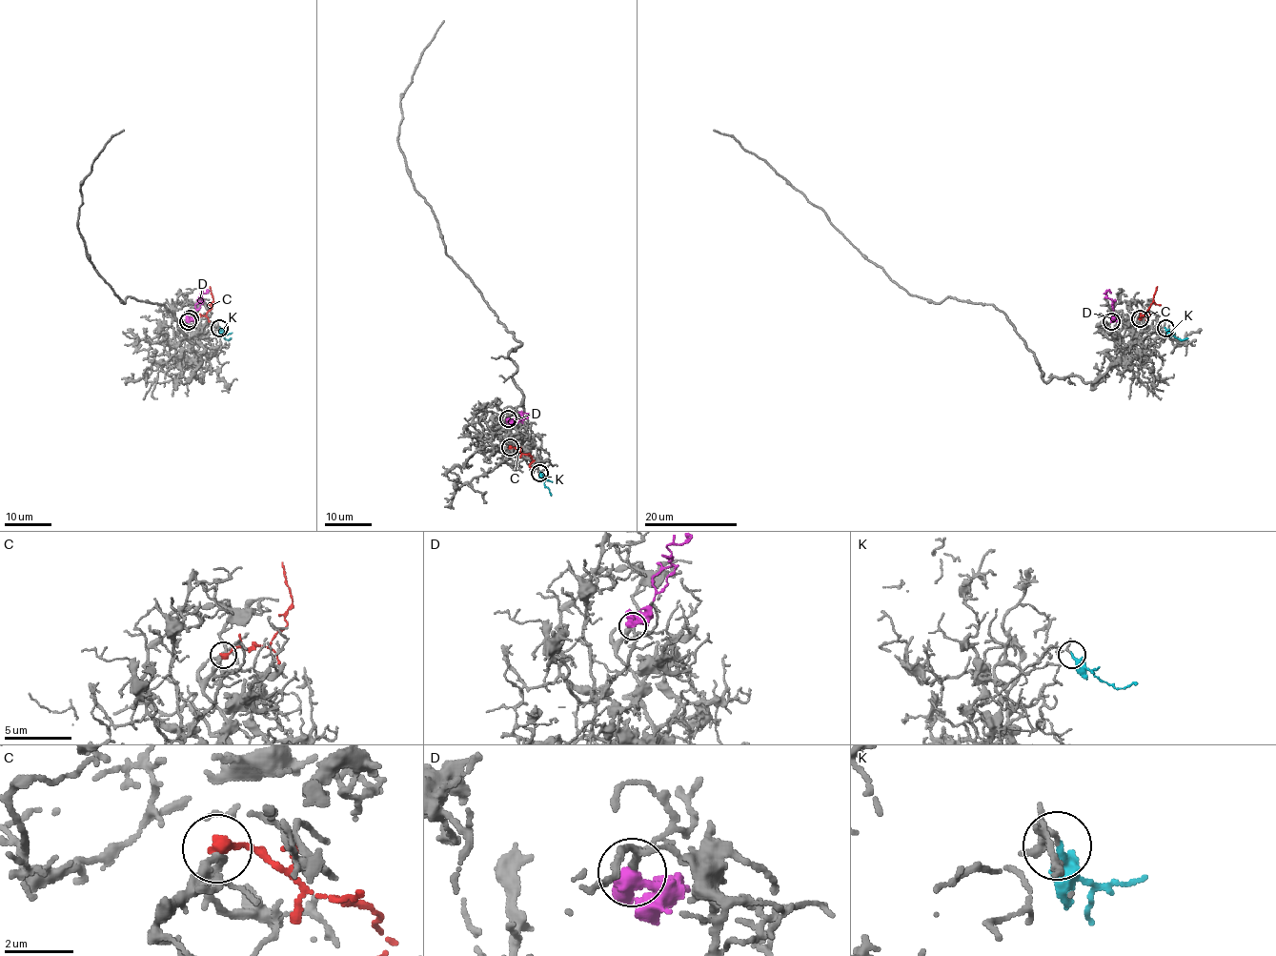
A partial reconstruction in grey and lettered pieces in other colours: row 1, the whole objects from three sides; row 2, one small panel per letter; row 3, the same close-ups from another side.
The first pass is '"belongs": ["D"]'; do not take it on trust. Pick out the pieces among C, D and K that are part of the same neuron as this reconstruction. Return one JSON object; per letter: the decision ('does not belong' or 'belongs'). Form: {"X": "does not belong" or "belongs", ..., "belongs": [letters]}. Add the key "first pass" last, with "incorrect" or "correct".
{"C": "does not belong", "D": "belongs", "K": "does not belong", "belongs": ["D"], "first pass": "correct"}

